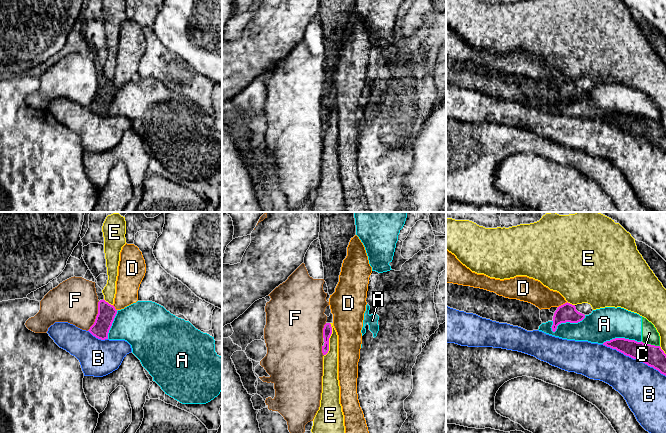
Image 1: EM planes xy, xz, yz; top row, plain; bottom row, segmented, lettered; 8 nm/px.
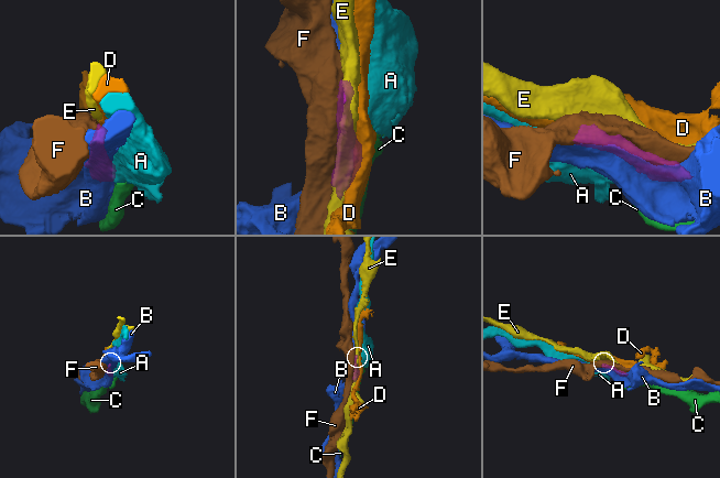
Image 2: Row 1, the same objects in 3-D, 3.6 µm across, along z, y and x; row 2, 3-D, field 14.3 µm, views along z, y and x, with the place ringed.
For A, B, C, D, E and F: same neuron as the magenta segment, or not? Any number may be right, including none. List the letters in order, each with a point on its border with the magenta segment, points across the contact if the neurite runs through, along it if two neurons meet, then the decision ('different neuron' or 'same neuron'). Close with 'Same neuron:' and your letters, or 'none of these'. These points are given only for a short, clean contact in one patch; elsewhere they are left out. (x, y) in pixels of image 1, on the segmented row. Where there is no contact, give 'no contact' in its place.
A: yz (567, 321) | different neuron
B: yz (634, 358) | different neuron
C: yz (650, 344) | different neuron
D: yz (563, 304) | along yz (567, 302), (558, 307) | different neuron
E: xz (328, 339) | different neuron
F: xy (96, 316) | different neuron
Same neuron: none of these

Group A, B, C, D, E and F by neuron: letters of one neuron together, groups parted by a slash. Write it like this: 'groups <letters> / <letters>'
groups A C / B / D / E / F

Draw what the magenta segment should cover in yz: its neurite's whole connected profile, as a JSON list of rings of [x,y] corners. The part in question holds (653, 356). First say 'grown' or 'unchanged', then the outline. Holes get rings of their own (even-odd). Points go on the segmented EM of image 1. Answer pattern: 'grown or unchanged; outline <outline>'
unchanged; outline [[[615,338],[604,342],[603,345],[643,362],[666,376],[666,354],[660,346],[625,338]]]

